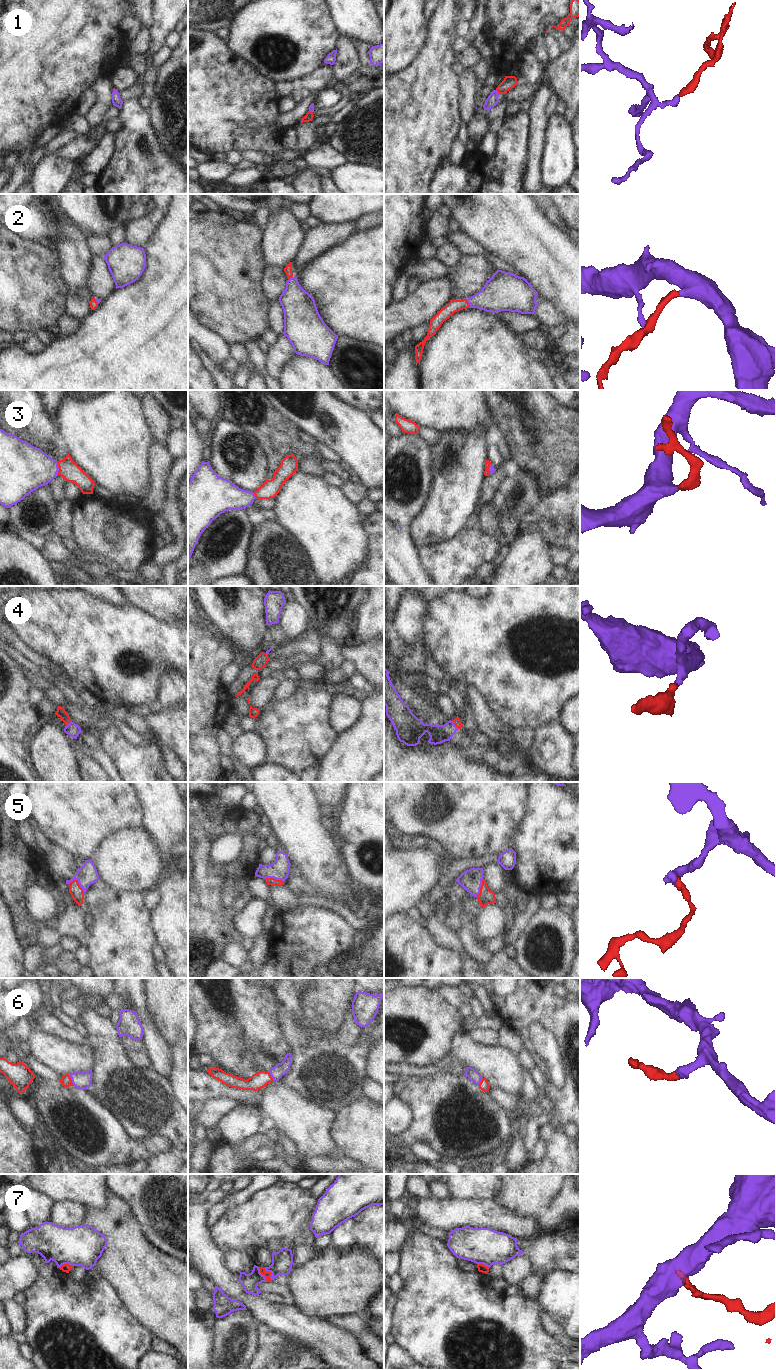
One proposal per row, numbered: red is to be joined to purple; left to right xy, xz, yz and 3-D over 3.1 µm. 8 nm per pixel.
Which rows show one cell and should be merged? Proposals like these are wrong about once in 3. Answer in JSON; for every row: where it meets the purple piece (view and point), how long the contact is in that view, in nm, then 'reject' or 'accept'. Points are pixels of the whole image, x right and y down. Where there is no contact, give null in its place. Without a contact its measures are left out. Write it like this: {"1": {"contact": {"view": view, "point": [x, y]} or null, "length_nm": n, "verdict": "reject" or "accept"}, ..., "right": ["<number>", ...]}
{"1": {"contact": {"view": "yz", "point": [496, 91]}, "length_nm": 50, "verdict": "accept"}, "2": {"contact": {"view": "yz", "point": [468, 302]}, "length_nm": 80, "verdict": "accept"}, "3": {"contact": {"view": "xy", "point": [58, 468]}, "length_nm": 110, "verdict": "accept"}, "4": {"contact": {"view": "yz", "point": [454, 724]}, "length_nm": 90, "verdict": "accept"}, "5": {"contact": {"view": "xy", "point": [78, 882]}, "length_nm": 150, "verdict": "accept"}, "6": {"contact": {"view": "xy", "point": [71, 1079]}, "length_nm": 110, "verdict": "accept"}, "7": {"contact": {"view": "xz", "point": [270, 1271]}, "length_nm": 130, "verdict": "reject"}, "right": ["1", "2", "3", "4", "5", "6"]}

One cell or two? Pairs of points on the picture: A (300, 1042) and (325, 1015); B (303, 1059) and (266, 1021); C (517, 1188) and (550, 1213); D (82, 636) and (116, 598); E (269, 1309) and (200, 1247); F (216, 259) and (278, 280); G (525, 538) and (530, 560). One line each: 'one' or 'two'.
A: two
B: two
C: two
D: two
E: one
F: two
G: one

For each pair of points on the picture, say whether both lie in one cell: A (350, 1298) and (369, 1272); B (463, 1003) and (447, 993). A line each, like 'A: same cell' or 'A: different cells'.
A: same cell
B: same cell

